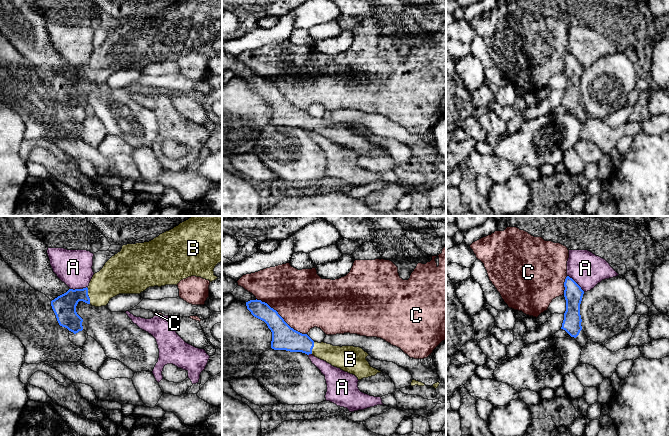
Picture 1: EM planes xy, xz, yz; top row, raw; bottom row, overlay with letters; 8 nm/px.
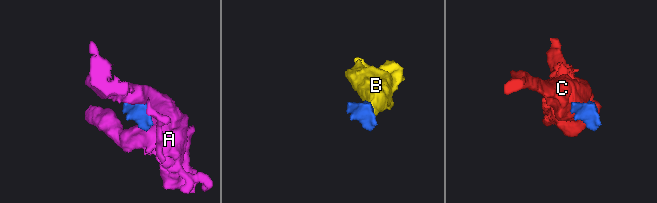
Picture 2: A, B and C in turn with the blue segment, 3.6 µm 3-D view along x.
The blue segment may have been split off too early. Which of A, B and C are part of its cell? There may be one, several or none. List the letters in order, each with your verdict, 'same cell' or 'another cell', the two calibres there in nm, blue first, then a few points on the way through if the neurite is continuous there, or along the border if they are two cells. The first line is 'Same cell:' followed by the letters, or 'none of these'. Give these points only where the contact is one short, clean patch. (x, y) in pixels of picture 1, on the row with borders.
Same cell: B
A: another cell; calibres 150 and 280 nm
B: same cell; calibres 190 and 260 nm; way xy (64, 306), (74, 296), (88, 296), (96, 294), (113, 279)
C: another cell; calibres 200 and 460 nm

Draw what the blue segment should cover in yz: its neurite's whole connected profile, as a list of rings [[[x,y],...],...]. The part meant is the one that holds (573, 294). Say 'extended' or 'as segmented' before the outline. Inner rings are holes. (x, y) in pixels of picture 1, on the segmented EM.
extended; [[[569,276],[564,282],[564,297],[566,300],[566,311],[561,329],[565,330],[571,337],[579,343],[581,347],[585,346],[588,339],[582,330],[580,304],[584,291],[581,287]]]

